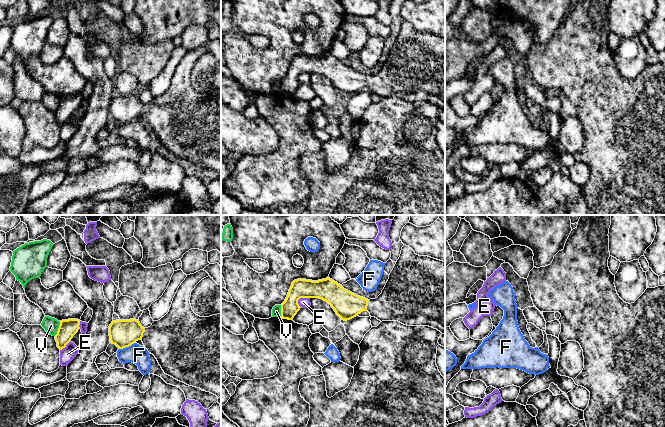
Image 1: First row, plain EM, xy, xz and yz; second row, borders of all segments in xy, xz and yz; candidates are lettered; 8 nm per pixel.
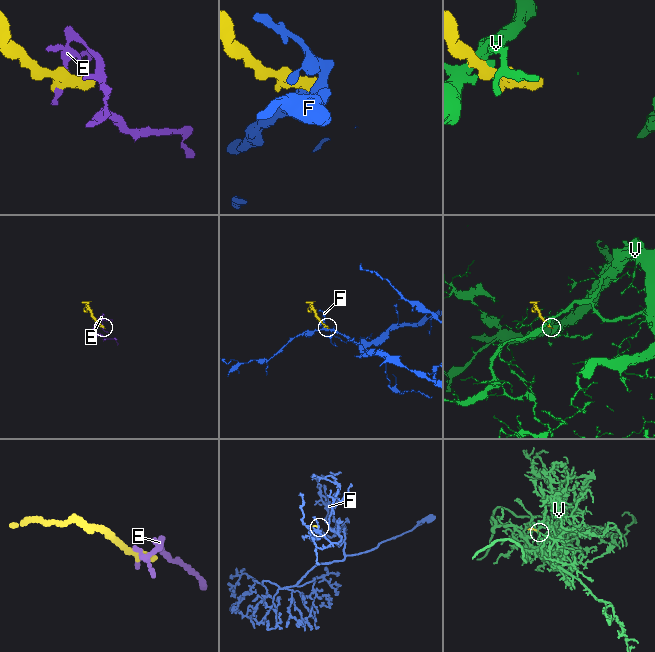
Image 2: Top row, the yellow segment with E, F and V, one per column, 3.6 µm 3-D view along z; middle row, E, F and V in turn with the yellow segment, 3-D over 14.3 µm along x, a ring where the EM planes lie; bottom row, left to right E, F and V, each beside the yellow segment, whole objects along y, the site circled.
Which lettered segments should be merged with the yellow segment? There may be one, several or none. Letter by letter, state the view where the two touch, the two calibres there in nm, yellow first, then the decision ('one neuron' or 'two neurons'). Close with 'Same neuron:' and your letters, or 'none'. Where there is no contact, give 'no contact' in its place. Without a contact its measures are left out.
E: contact in xz; calibres 180 and 80 nm; two neurons
F: contact in xy; calibres 220 and 160 nm; two neurons
V: contact in xy; calibres 150 and 120 nm; two neurons
Same neuron: none

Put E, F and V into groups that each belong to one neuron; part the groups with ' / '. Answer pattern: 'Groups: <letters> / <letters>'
Groups: E / F / V

